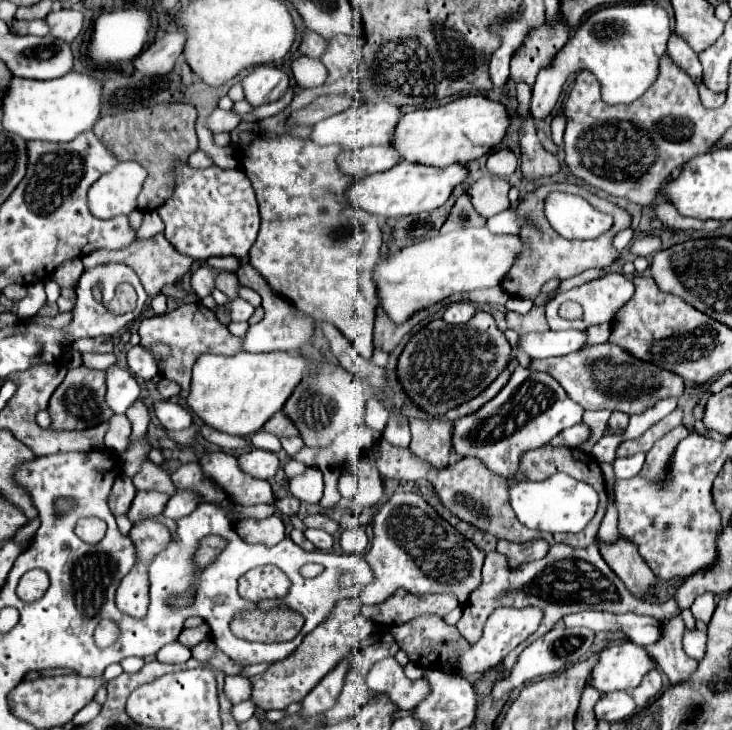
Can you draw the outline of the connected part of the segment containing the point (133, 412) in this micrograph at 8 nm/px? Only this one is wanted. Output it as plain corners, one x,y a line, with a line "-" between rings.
138,399
128,411
126,411
128,419
132,421
132,435
130,435
130,443
142,441
142,437
146,435
146,427
150,423
150,415
148,409
144,407
144,403

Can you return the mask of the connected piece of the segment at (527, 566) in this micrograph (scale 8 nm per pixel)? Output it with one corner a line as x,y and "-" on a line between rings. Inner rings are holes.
554,543
544,559
522,563
516,569
512,569
508,565
508,559
502,553
498,553
498,551
488,553
484,567
482,567
482,585
468,597
468,601
464,605
464,613
462,613
460,621
456,623
456,629
460,631
460,635
464,639
474,643
476,641
476,629
482,629
490,611
494,611
494,607
500,607
500,605
514,605
514,607
538,605
538,607
544,609
542,625
538,627
538,631
534,633
532,639
546,635
554,627
554,623
560,621
564,615
578,613
578,611
584,611
584,609
608,611
608,613
628,613
628,611
632,611
632,613
650,615
650,617
656,617
656,619
672,619
672,617
678,617
682,613
682,609
676,607
678,603
674,599
670,599
662,605
638,601
624,587
624,583
618,579
618,575
606,565
606,561
602,559
596,545
578,549
578,547
572,547
568,543
-
568,561
574,561
576,567
568,565
-
578,563
590,563
596,569
580,569

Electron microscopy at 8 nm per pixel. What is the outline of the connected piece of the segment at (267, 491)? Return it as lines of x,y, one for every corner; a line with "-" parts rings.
222,451
206,453
200,457
200,465
208,477
218,477
218,485
224,487
224,491
228,491
228,497
240,505
274,501
270,483
244,473
234,455

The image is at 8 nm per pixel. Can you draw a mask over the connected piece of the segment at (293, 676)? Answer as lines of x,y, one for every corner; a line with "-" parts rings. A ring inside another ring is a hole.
344,599
338,601
336,607
332,609
332,613
328,615
328,619
316,627
314,631
310,631
302,645
290,653
286,659
280,659
276,663
272,663
272,667
262,673
252,677
252,699
258,703
260,709
268,711
268,709
286,709
290,703
294,701
302,701
306,697
306,691
312,691
316,687
316,683
340,661
344,659
356,643
360,643
364,637
368,637
374,631
374,625
360,617
360,607
356,605
356,599
-
340,615
352,615
352,619
348,619
346,623
340,623

